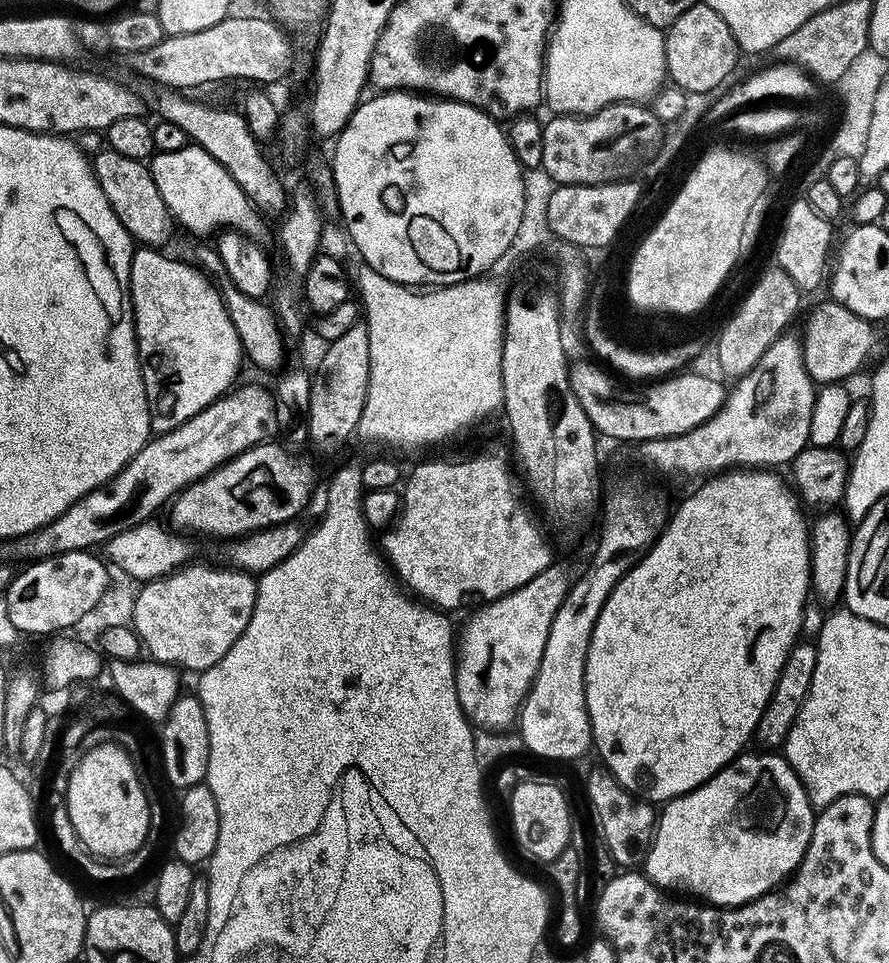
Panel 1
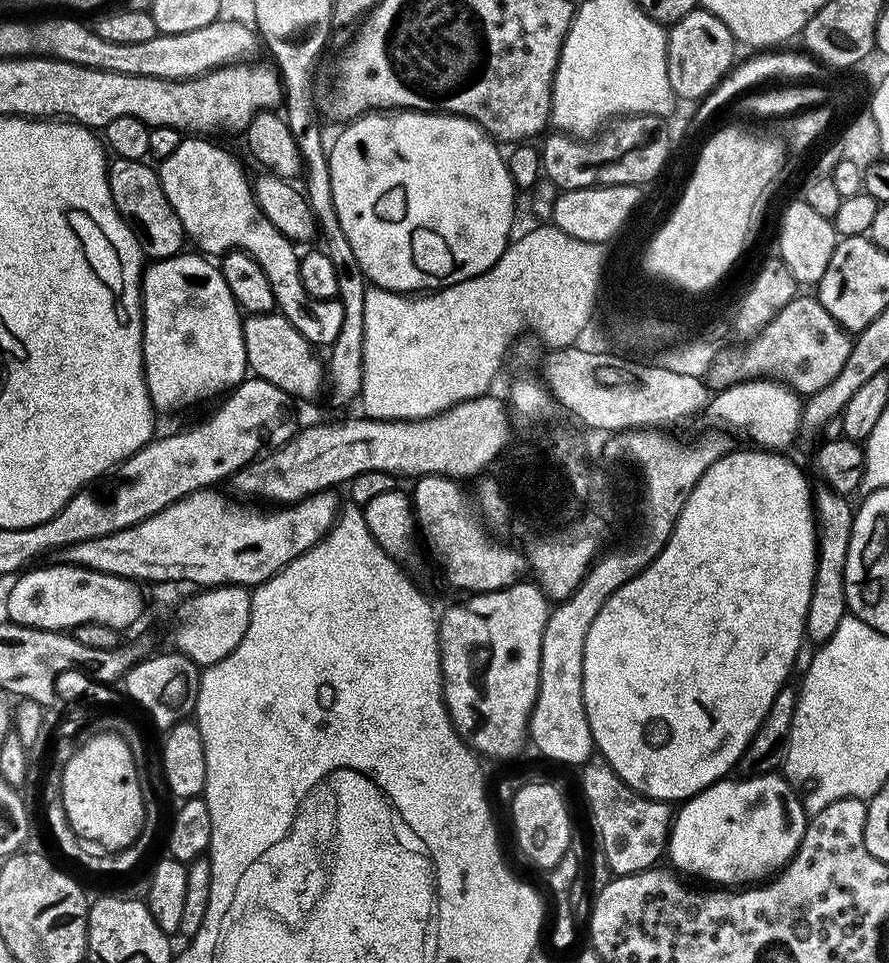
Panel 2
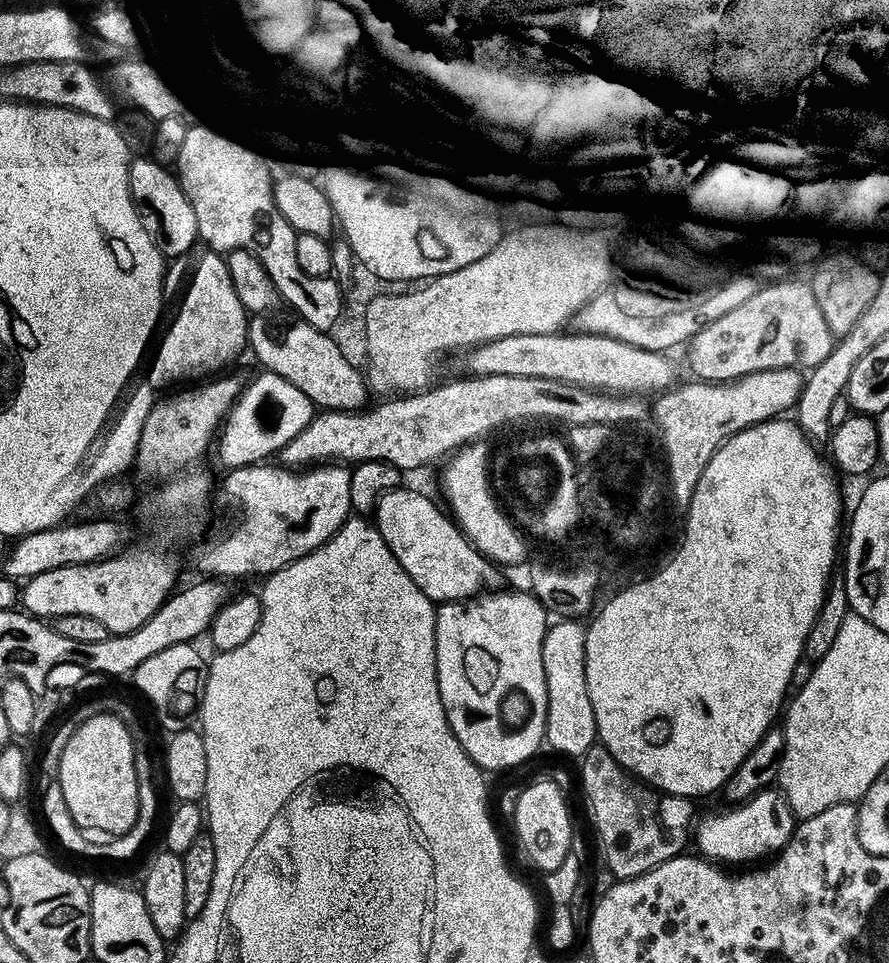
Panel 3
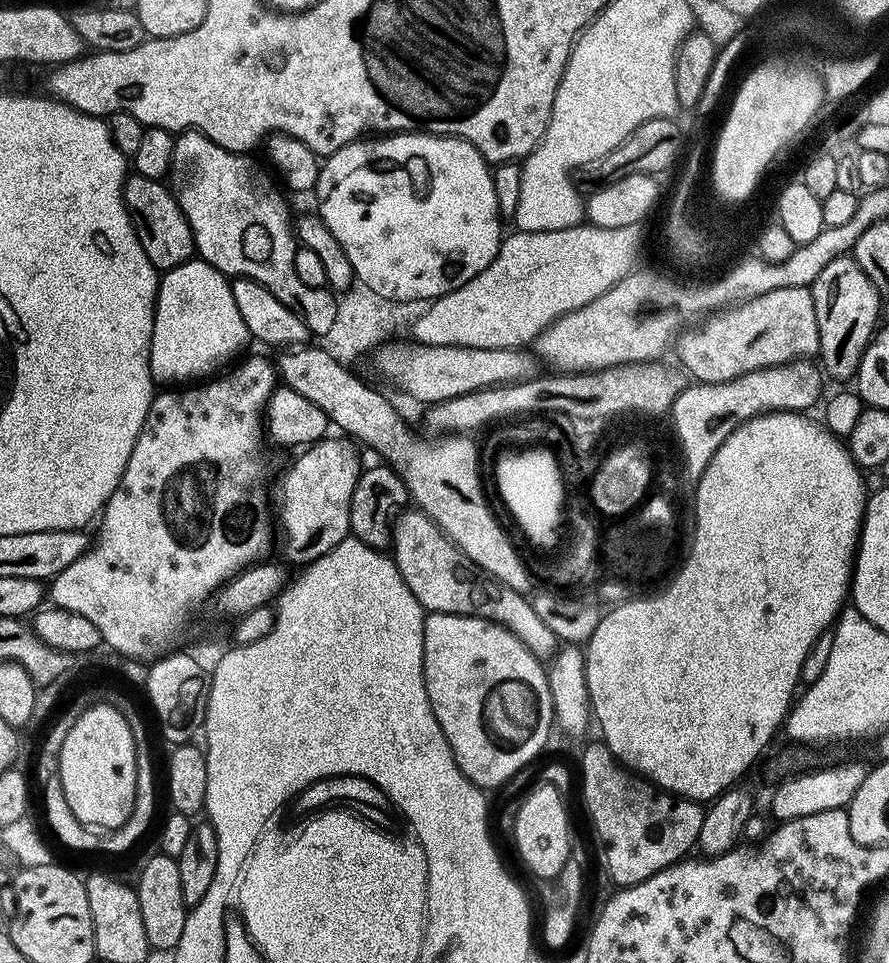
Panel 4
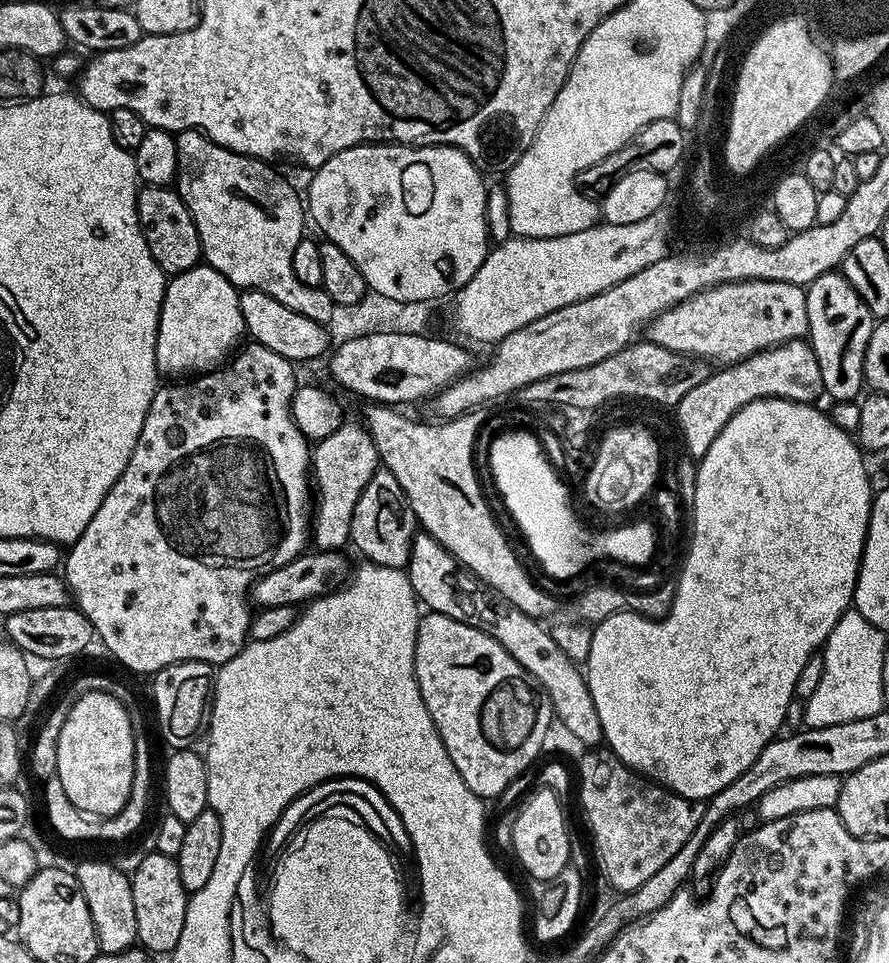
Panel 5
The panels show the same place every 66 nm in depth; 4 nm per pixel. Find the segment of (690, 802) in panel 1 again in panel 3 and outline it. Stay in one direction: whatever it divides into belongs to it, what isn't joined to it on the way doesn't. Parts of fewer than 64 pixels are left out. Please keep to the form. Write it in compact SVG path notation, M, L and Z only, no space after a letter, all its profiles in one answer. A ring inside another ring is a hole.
M776 790L759 792L744 803L725 809L725 812L710 813L694 828L694 844L696 840L697 846L700 847L699 855L724 866L748 866L780 853L790 842L792 831L798 823L783 795Z

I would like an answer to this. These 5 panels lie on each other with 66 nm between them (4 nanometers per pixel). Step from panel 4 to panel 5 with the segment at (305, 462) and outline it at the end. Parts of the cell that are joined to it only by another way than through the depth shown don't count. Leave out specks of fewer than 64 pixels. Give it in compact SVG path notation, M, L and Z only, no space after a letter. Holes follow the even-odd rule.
M341 423L334 434L319 441L310 454L310 476L314 481L314 519L310 524L310 540L320 550L340 550L349 543L350 518L366 482L376 473L378 453L367 427Z

